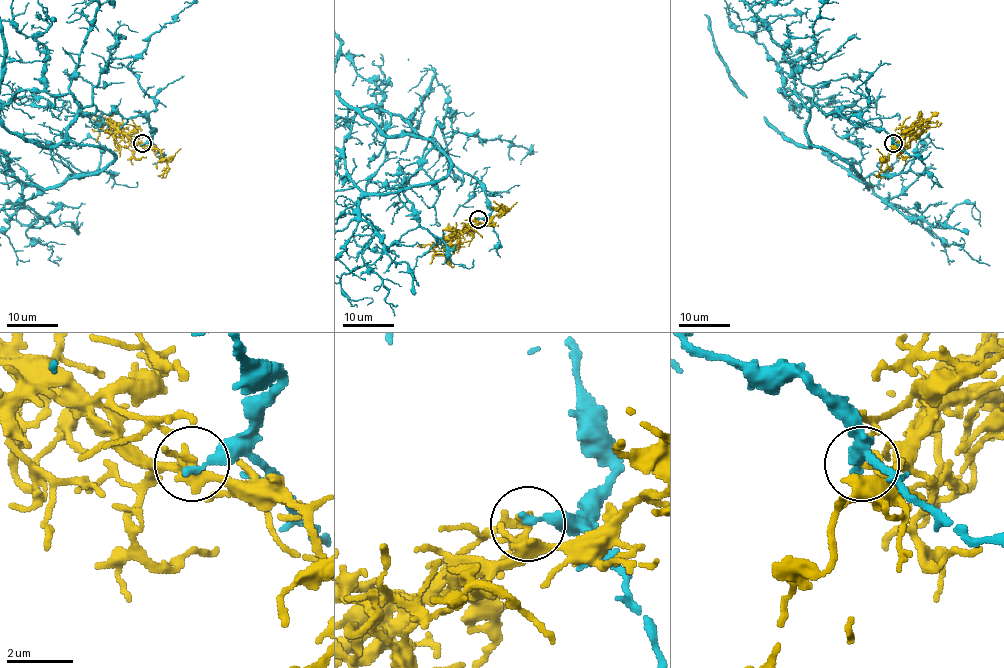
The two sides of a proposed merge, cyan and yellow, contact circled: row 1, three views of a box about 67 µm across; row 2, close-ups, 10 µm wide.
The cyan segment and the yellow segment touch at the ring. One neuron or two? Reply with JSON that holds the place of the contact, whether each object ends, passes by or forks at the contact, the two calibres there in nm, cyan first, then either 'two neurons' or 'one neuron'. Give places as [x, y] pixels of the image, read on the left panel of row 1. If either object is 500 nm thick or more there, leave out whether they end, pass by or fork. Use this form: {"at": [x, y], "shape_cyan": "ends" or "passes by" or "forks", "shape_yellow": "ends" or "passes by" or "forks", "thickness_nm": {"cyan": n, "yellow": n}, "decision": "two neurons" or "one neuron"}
{"at": [142, 143], "shape_cyan": "ends", "shape_yellow": "forks", "thickness_nm": {"cyan": 260, "yellow": 200}, "decision": "two neurons"}

